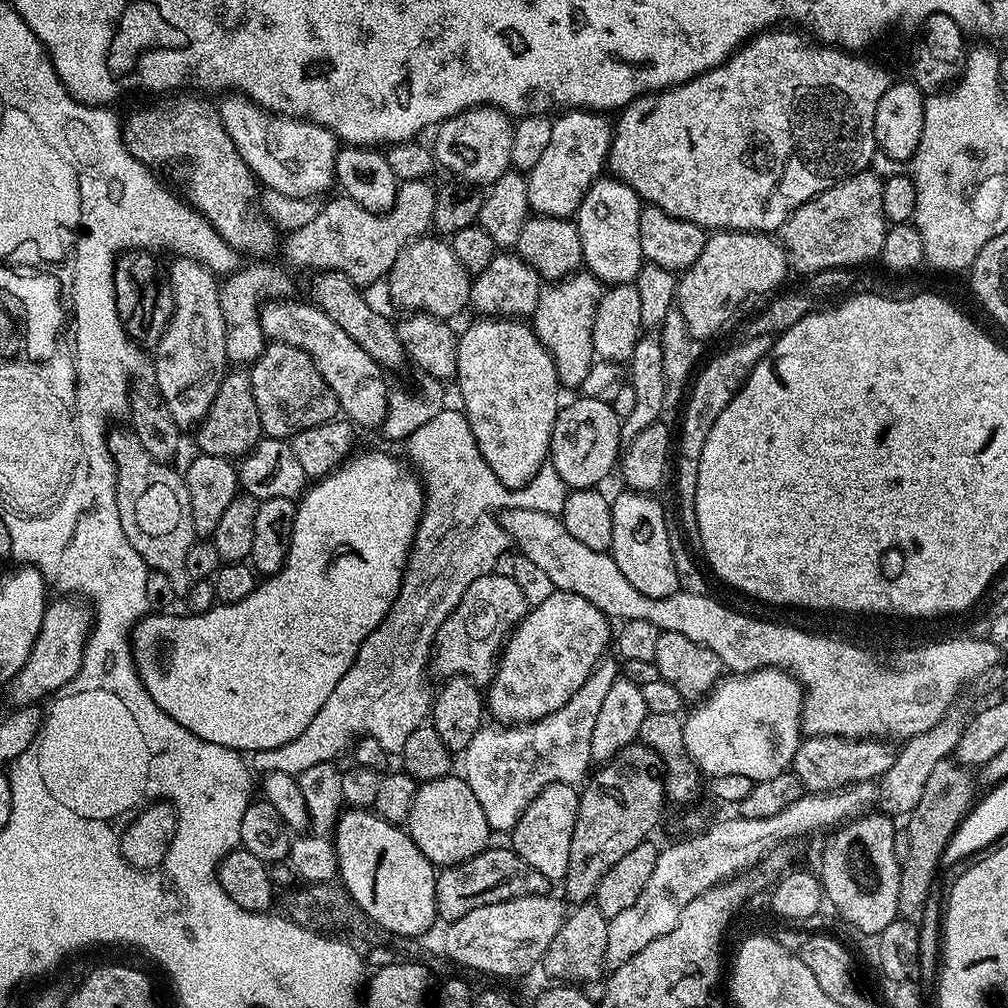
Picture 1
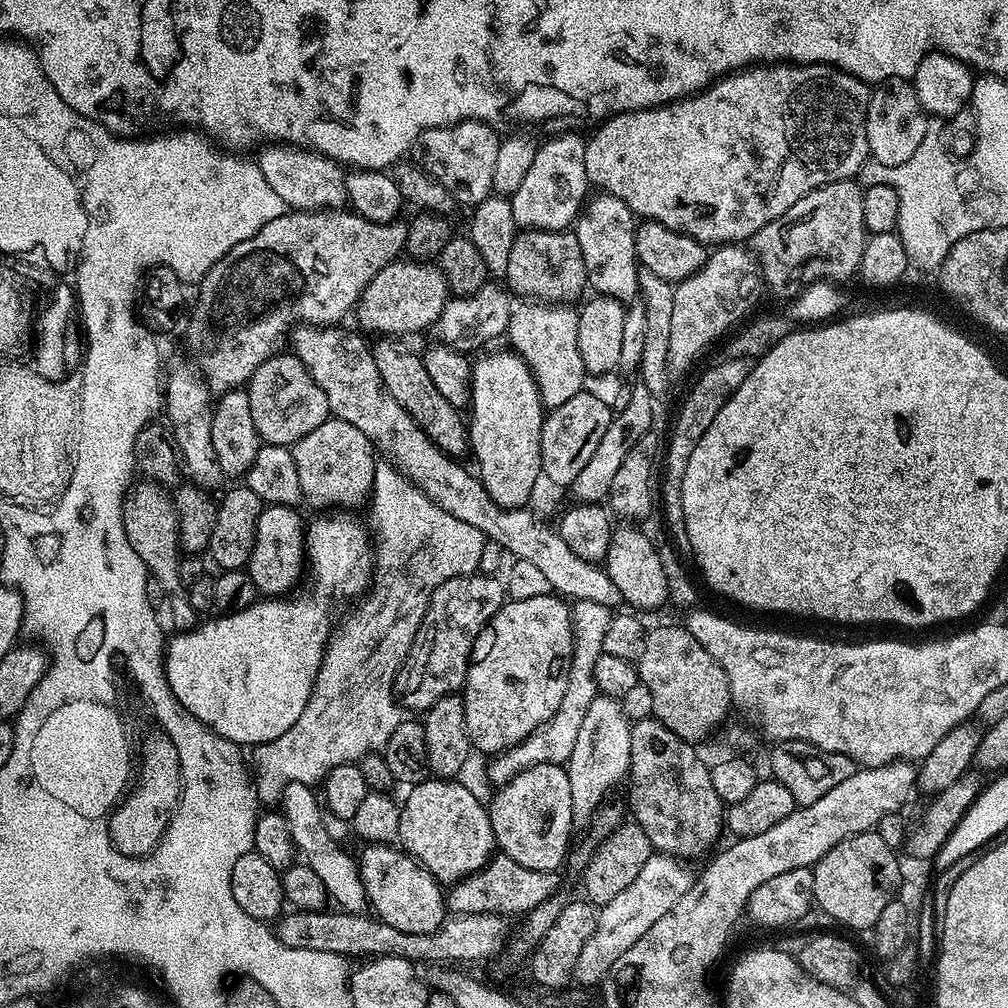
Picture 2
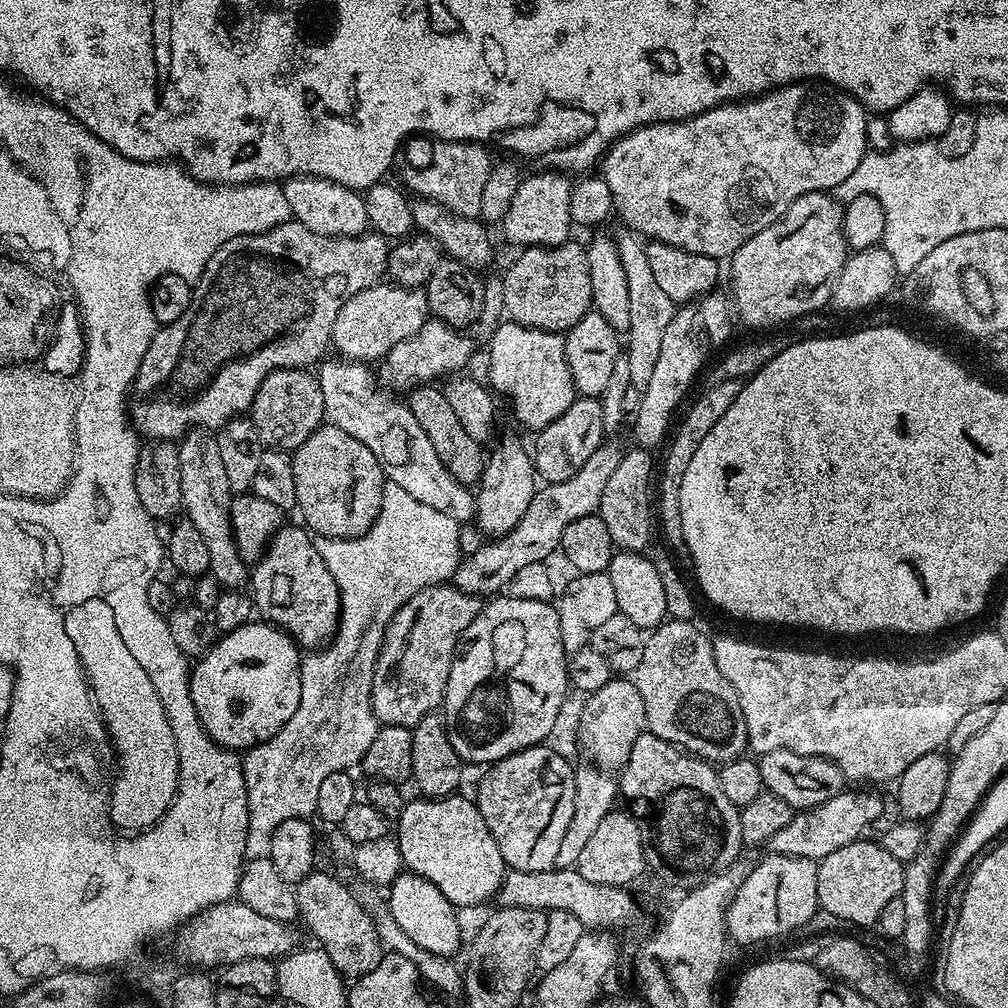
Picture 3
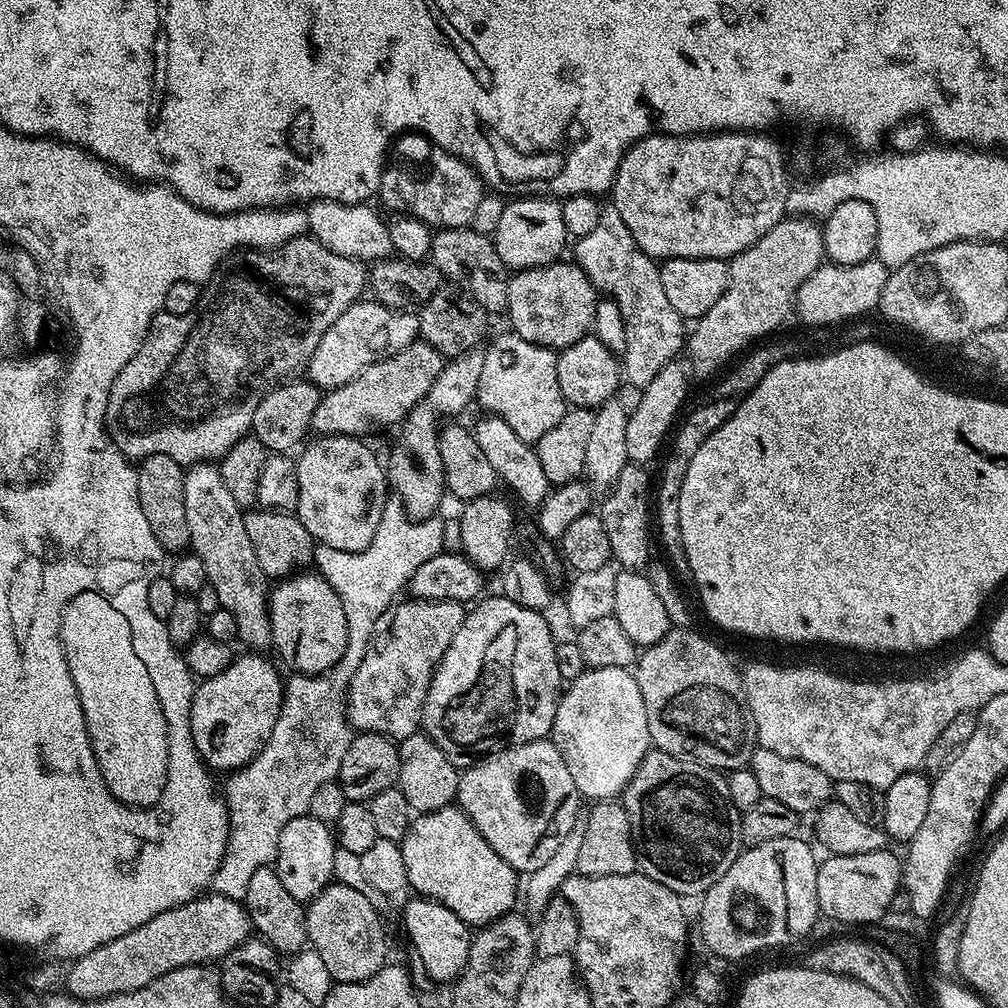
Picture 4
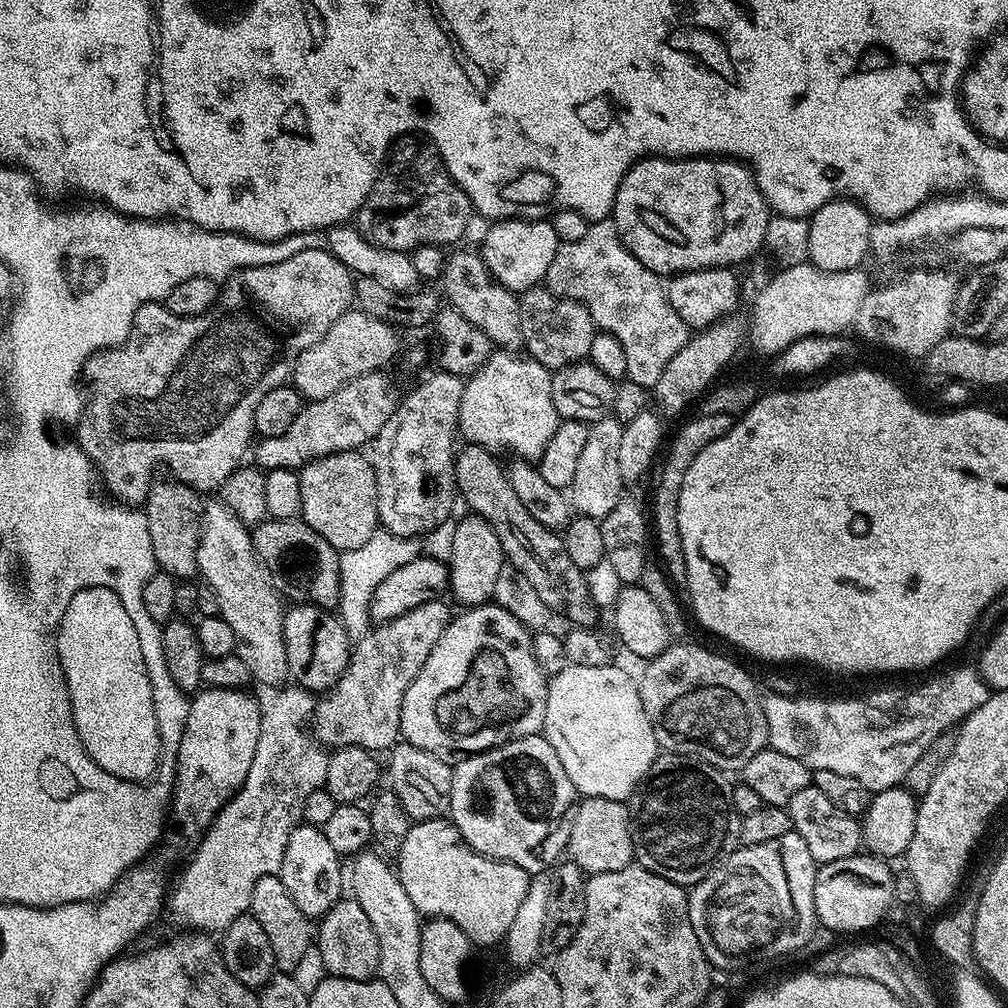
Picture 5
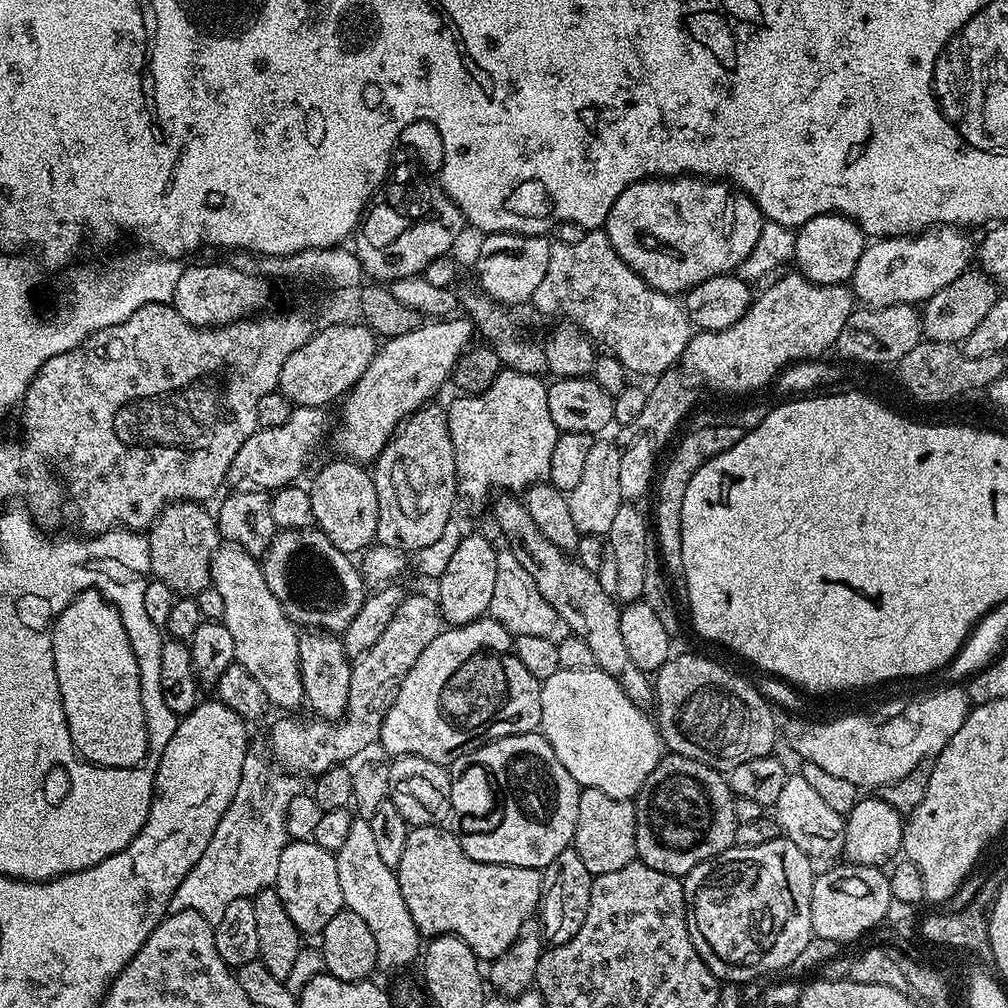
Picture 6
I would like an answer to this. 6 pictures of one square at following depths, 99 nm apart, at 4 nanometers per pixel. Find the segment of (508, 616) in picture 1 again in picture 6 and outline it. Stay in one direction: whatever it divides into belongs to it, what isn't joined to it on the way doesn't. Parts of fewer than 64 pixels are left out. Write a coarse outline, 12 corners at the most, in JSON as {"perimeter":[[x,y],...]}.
{"perimeter":[[405,595],[352,660],[343,720],[278,721],[271,759],[317,778],[380,738],[440,605]]}

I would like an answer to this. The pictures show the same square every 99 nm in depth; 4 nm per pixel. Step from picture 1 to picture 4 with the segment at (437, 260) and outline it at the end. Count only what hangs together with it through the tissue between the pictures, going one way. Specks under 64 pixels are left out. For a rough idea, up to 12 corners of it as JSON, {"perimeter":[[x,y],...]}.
{"perimeter":[[361,299],[322,334],[306,369],[331,390],[406,350],[420,317]]}

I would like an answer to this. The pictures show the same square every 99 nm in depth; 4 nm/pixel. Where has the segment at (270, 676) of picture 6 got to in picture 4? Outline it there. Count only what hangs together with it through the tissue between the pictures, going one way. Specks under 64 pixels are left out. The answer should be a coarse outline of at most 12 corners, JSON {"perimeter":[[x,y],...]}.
{"perimeter":[[219,467],[185,471],[186,526],[239,643],[271,649],[270,584]]}

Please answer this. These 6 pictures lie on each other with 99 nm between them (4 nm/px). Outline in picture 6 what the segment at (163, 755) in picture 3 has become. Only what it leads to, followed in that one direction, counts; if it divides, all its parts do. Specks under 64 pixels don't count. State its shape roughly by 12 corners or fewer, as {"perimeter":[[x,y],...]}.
{"perimeter":[[82,592],[52,626],[77,752],[148,753],[136,651],[118,610]]}

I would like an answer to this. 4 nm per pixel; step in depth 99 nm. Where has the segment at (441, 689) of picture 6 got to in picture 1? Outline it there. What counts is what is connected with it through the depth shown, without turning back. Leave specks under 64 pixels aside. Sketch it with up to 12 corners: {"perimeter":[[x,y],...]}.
{"perimeter":[[559,590],[509,635],[486,708],[529,724],[605,655],[609,617]]}

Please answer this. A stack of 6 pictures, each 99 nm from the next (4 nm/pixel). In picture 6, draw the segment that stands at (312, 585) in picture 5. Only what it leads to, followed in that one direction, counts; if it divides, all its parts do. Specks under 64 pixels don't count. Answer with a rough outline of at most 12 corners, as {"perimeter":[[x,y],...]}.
{"perimeter":[[315,526],[277,531],[266,586],[293,624],[343,634],[357,561]]}

